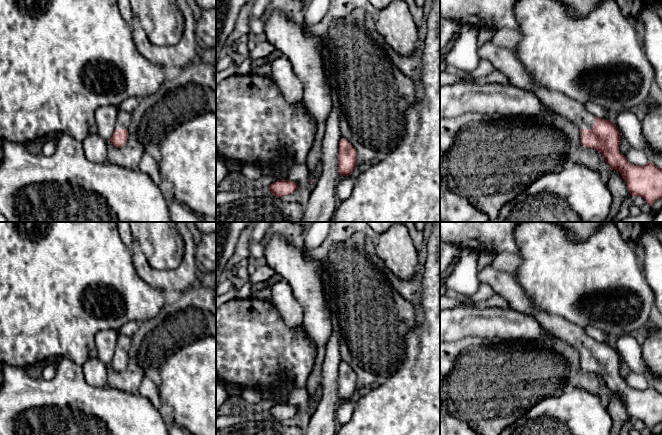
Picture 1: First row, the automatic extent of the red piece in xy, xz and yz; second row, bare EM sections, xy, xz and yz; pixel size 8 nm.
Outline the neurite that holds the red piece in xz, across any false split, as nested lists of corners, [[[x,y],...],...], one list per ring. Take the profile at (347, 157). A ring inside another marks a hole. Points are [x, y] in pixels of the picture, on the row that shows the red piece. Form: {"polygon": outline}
{"polygon": [[[346,140],[339,142],[338,153],[338,173],[341,177],[352,174],[357,166],[357,152],[355,148]]]}

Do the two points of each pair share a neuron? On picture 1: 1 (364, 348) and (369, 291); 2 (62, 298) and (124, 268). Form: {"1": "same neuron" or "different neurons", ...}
{"1": "same neuron", "2": "same neuron"}

